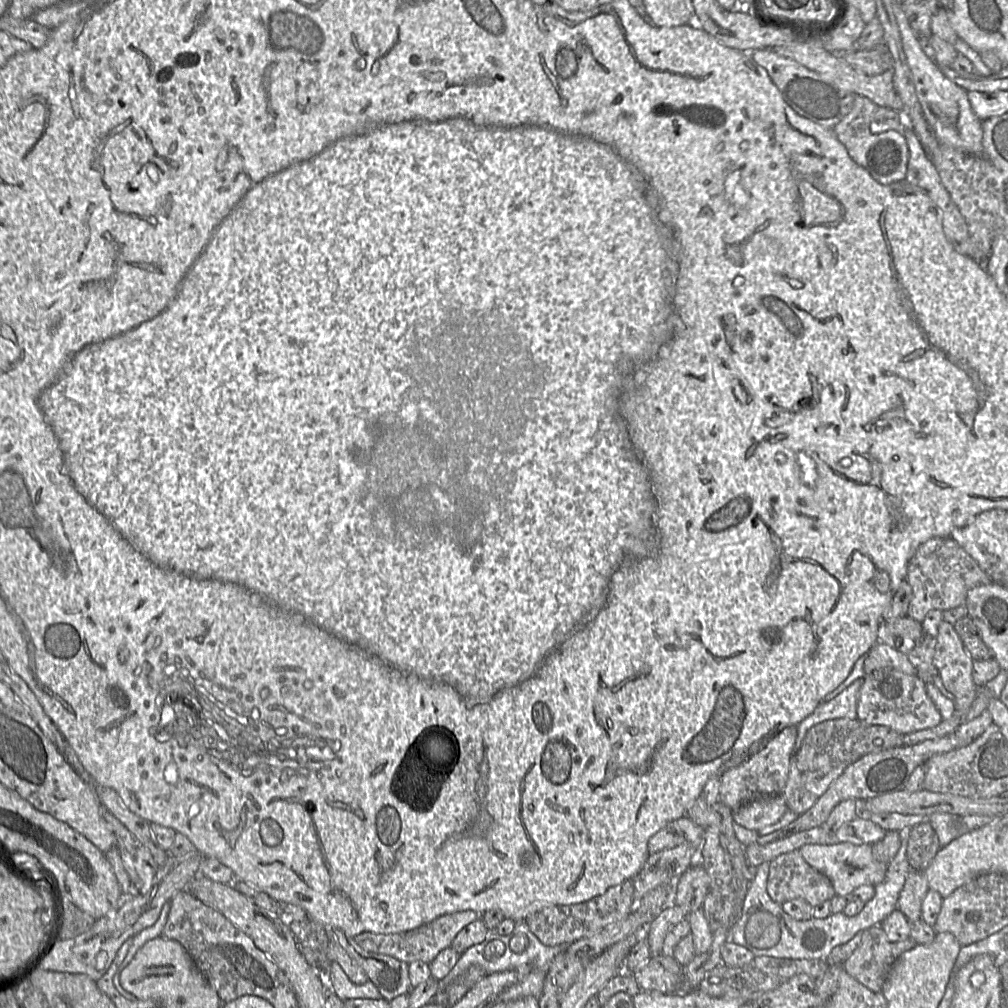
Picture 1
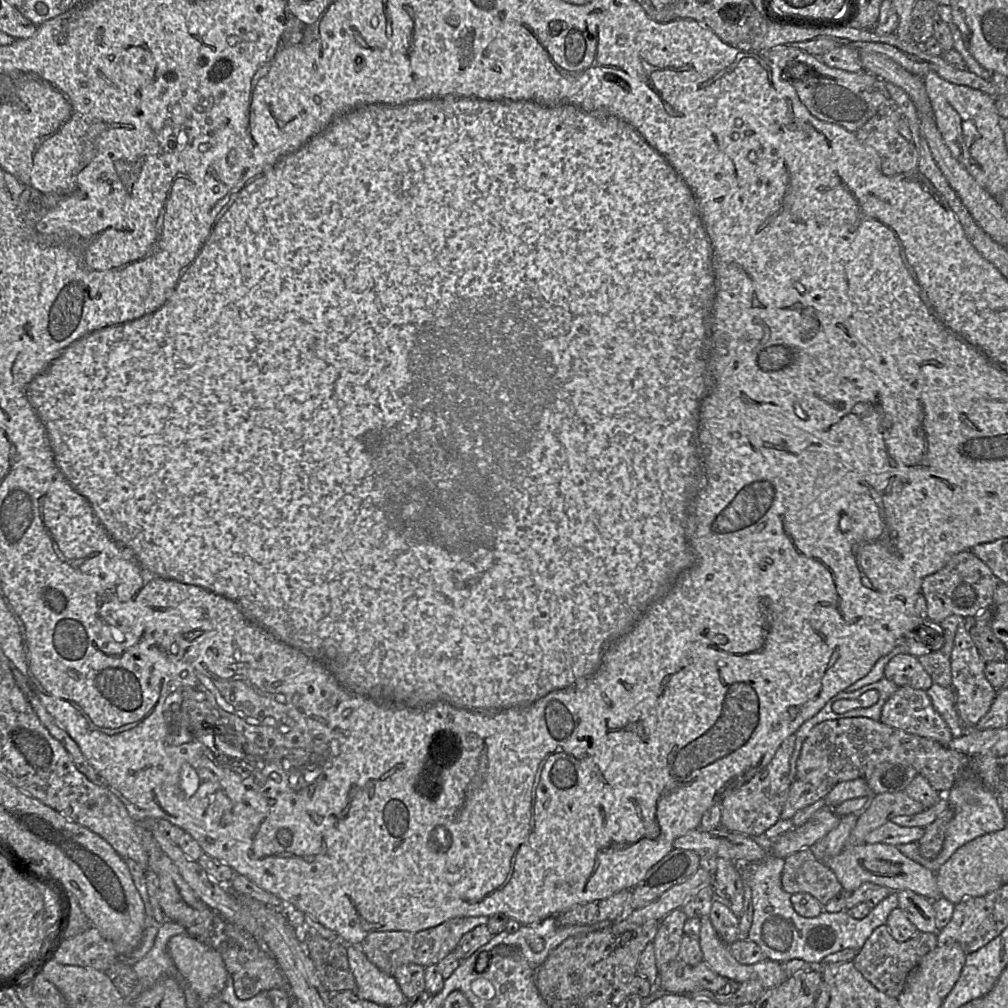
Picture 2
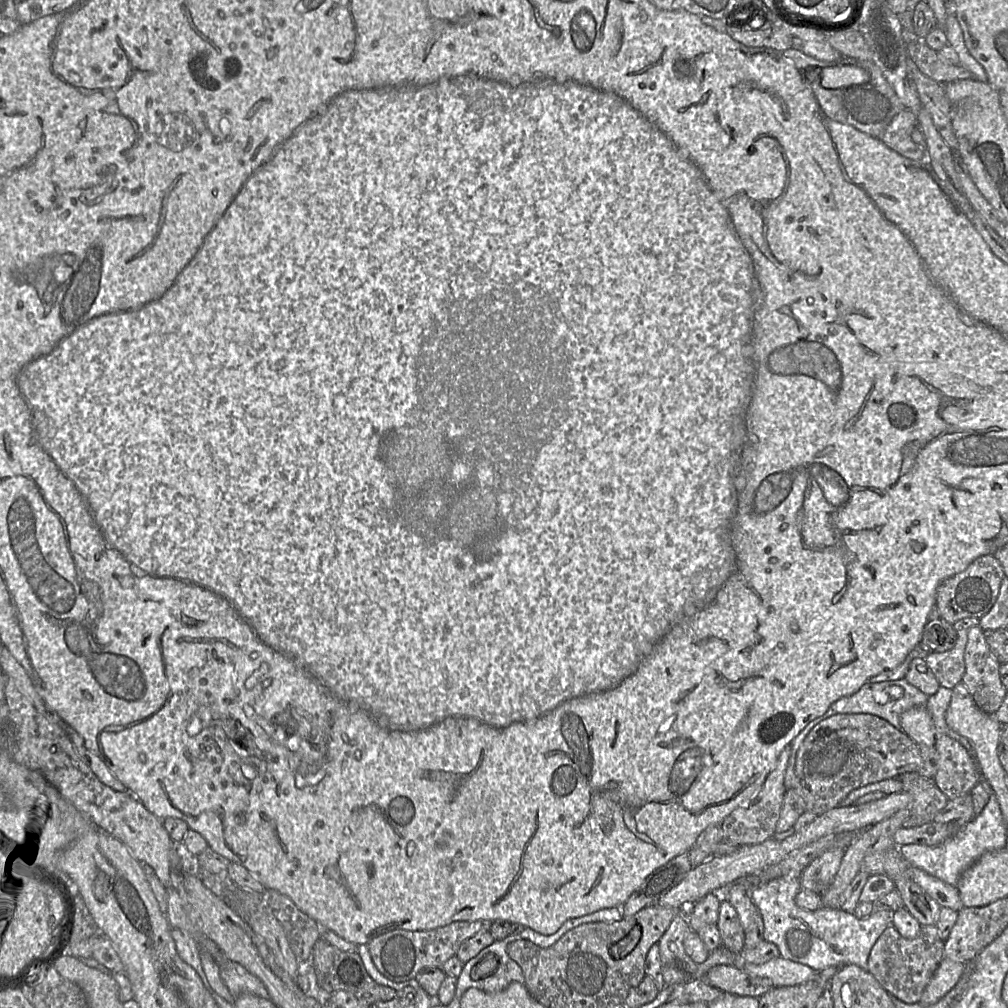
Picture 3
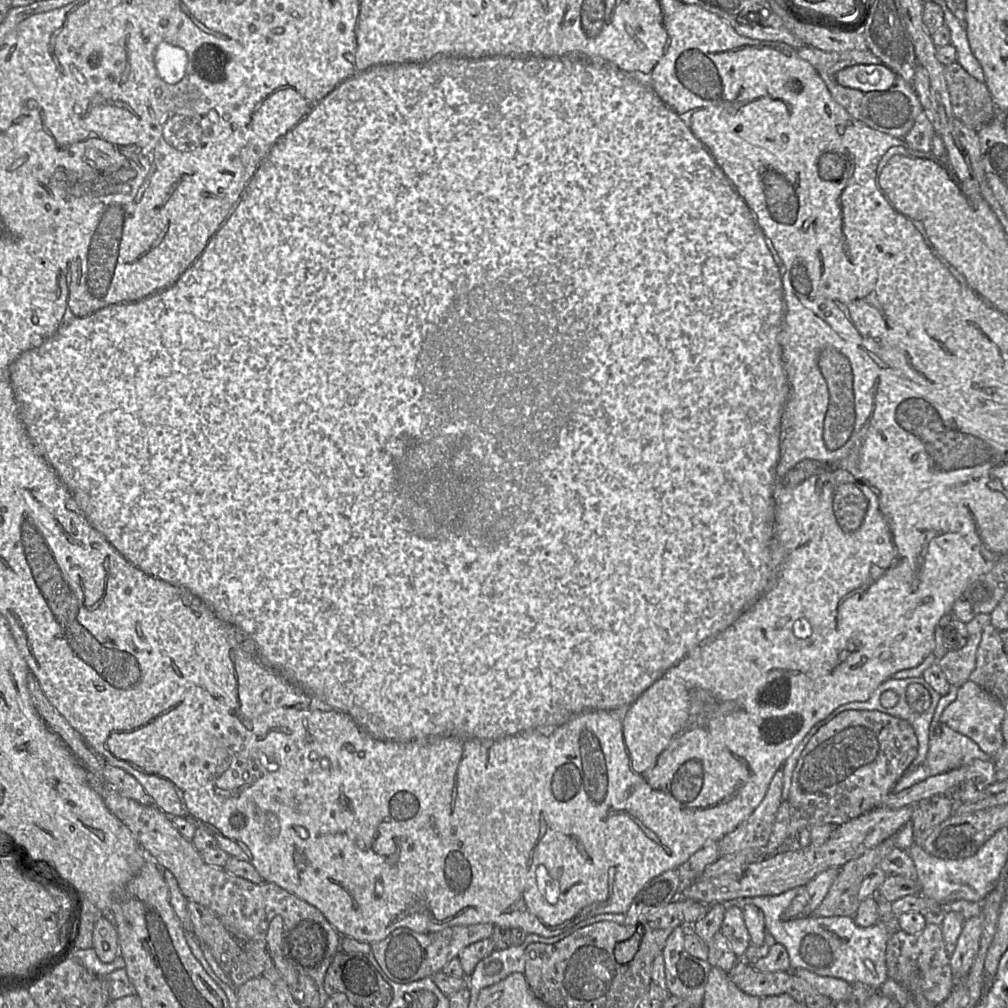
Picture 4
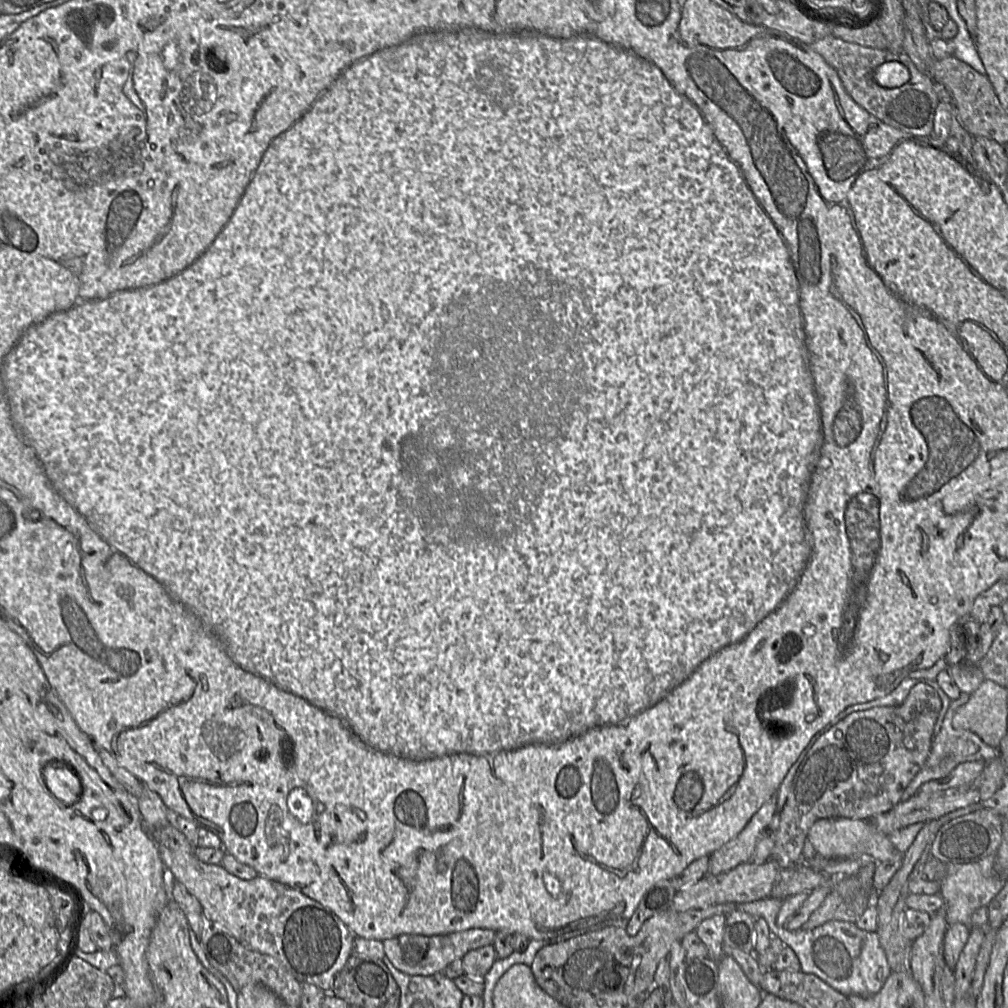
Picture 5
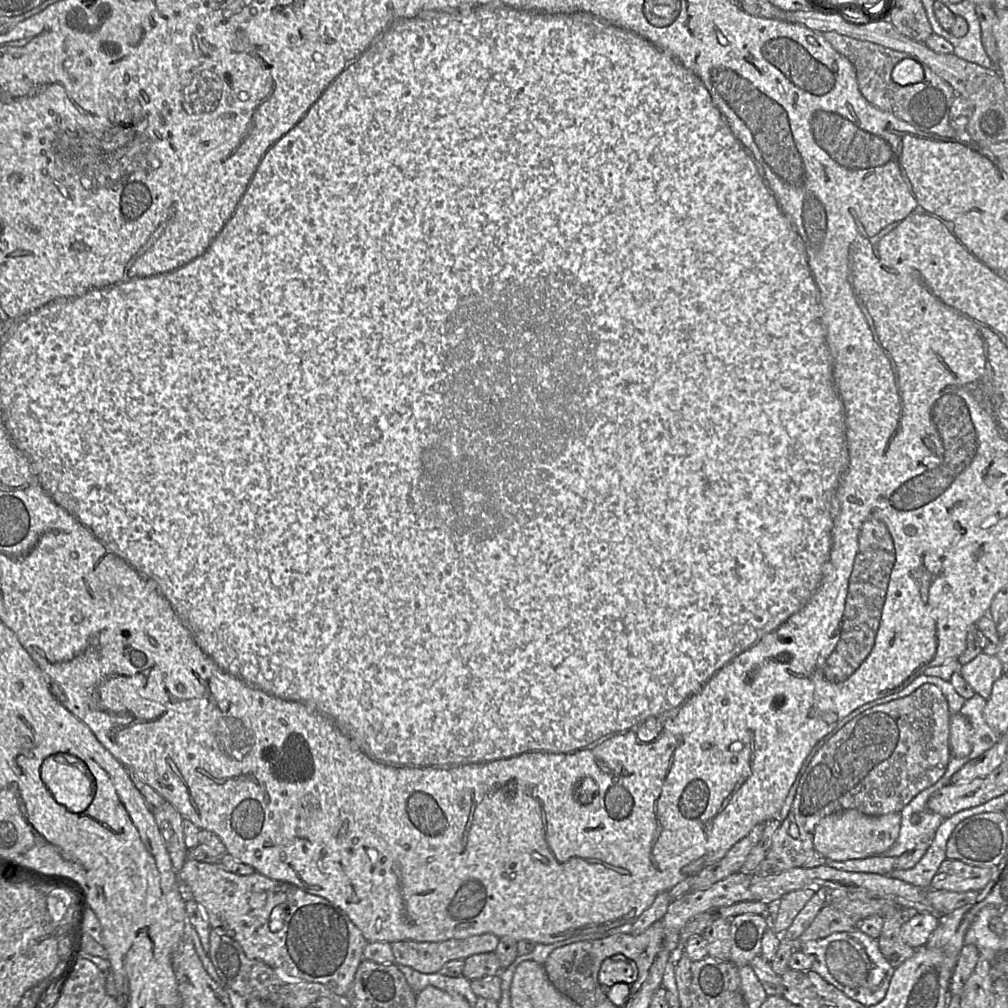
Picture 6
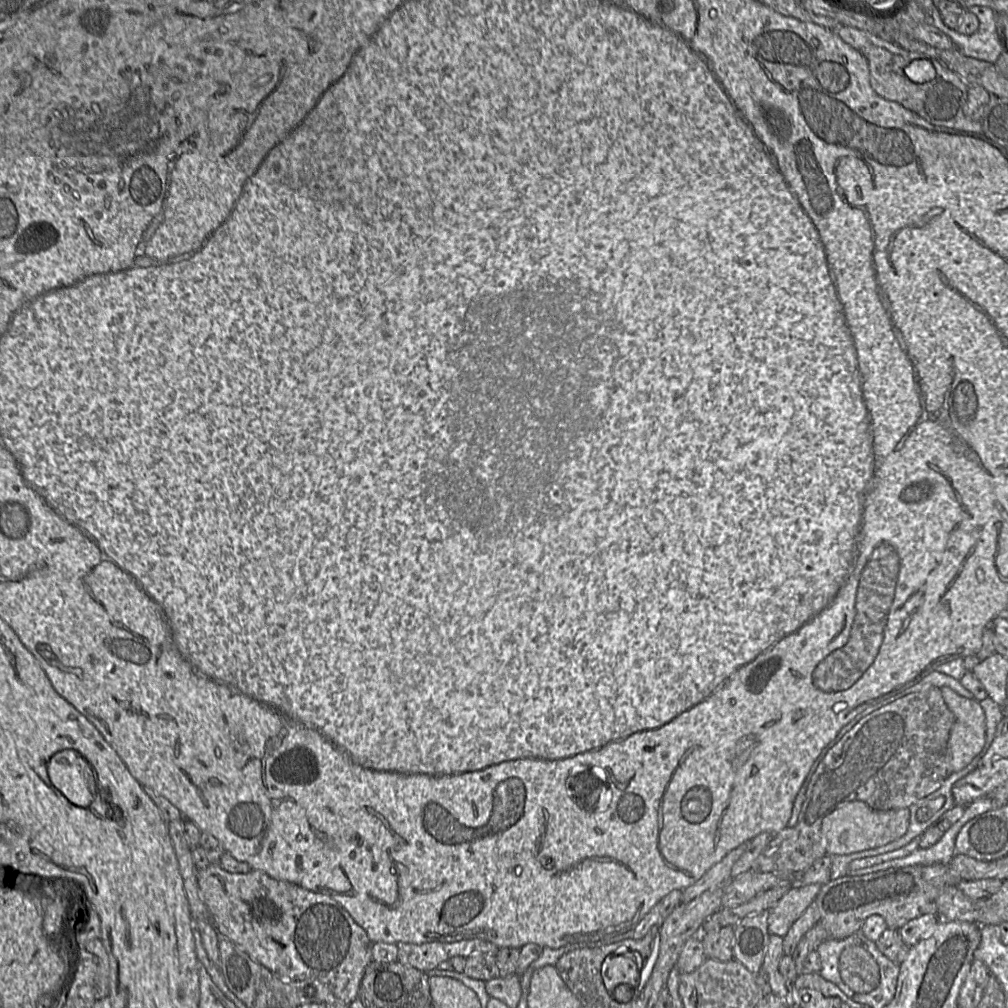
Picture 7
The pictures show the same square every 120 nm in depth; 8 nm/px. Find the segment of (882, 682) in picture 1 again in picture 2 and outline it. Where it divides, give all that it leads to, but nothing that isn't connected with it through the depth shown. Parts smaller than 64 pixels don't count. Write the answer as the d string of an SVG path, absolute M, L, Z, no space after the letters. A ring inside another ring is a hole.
M901 686L882 707L880 721L907 733L948 746L954 738L926 691Z

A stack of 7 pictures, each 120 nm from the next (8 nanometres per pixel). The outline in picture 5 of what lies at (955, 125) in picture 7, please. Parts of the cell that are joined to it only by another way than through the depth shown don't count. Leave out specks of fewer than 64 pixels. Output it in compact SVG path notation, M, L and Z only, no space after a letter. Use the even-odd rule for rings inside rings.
M828 35L808 45L836 70L845 91L868 113L883 123L914 136L927 138L930 136L935 111L940 103L935 91L935 82L931 77L917 70L905 52L894 54L887 49L876 49L846 42L833 35ZM888 61L899 61L908 68L910 79L907 83L886 88L875 82L873 76L875 69Z

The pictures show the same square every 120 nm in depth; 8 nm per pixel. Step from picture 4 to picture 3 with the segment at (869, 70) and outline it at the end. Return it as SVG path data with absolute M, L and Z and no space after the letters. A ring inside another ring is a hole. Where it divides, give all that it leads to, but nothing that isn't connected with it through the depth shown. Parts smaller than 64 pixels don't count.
M834 63L822 68L820 83L826 89L840 89L865 84L869 81L868 70L857 64Z

